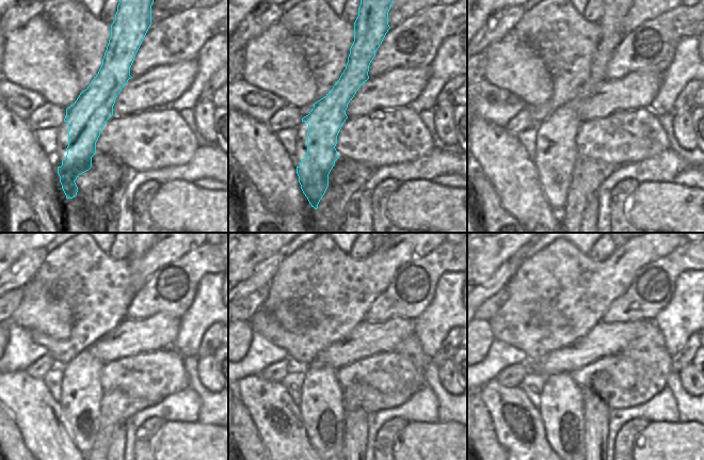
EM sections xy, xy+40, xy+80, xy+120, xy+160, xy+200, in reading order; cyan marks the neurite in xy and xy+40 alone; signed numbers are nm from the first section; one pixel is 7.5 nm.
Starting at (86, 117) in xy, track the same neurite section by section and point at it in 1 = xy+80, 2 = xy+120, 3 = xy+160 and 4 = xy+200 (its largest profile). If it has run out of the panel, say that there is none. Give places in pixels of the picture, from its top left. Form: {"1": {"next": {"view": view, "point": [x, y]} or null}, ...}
{"1": {"next": {"view": "xy+80", "point": [555, 173]}}, "2": {"next": {"view": "xy+120", "point": [81, 408]}}, "3": {"next": {"view": "xy+160", "point": [322, 410]}}, "4": {"next": {"view": "xy+200", "point": [562, 412]}}}

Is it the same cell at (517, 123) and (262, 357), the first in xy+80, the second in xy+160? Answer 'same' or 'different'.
different

